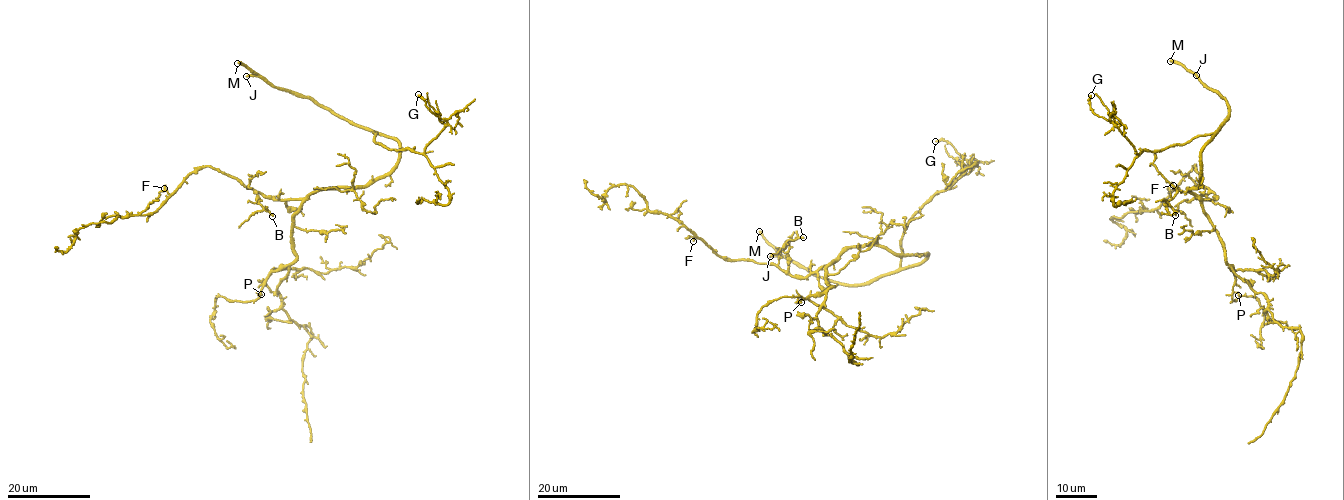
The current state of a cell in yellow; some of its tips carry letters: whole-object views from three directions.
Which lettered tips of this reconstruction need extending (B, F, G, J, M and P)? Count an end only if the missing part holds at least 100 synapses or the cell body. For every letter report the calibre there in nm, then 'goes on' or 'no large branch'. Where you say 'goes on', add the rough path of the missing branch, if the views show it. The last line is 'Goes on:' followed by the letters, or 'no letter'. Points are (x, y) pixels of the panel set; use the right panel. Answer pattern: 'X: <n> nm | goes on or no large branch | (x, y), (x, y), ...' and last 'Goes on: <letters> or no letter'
B: 160 nm | no large branch
F: 190 nm | no large branch
G: 280 nm | no large branch
J: 190 nm | goes on
M: 280 nm | goes on
P: 130 nm | no large branch
Goes on: J, M

